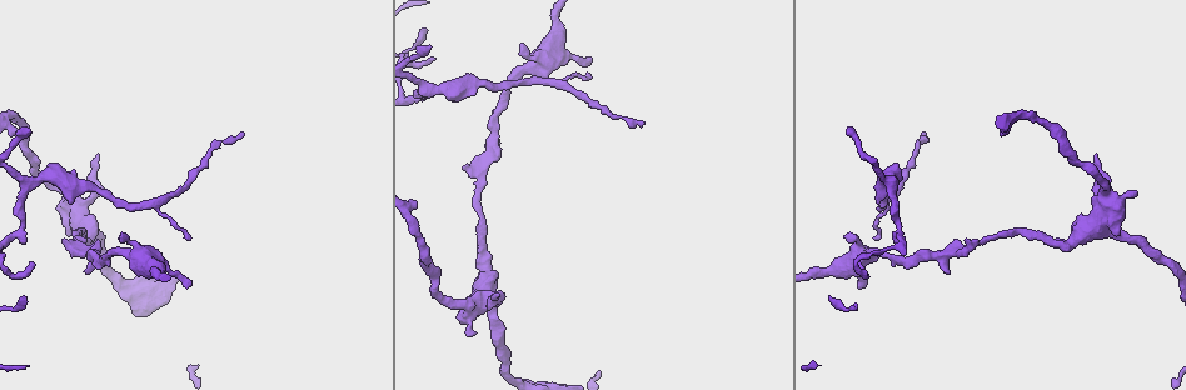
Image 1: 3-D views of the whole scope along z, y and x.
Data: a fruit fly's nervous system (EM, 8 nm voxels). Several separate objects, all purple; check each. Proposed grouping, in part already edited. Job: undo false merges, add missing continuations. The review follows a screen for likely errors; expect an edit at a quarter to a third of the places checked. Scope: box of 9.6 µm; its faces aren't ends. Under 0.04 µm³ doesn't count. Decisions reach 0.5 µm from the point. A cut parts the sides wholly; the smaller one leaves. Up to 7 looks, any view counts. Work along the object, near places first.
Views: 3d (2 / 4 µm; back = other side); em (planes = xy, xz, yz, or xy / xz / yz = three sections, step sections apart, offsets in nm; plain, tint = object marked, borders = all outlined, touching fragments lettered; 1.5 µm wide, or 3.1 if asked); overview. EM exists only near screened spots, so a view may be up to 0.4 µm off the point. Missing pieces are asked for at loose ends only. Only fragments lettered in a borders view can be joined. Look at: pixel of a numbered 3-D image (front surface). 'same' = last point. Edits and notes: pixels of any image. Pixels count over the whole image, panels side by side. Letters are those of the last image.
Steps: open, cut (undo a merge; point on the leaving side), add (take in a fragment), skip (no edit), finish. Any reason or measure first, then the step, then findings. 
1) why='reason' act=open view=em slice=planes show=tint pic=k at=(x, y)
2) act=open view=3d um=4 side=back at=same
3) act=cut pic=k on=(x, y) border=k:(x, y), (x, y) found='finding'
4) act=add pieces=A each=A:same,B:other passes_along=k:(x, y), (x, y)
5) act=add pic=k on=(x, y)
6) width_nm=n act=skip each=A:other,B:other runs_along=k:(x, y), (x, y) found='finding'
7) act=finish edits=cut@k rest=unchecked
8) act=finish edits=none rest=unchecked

act=open view=em slice=xz step=8 show=tint pic=1 at=(860, 288)

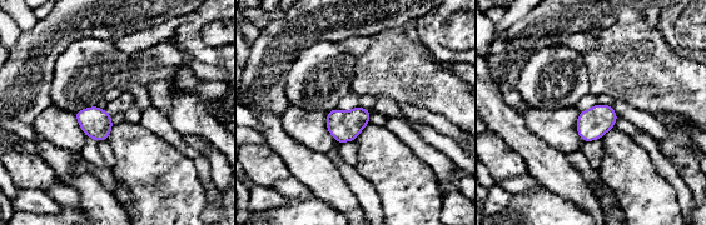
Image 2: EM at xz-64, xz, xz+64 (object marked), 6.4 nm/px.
why='another direction' act=open view=em slice=planes show=borders at=same

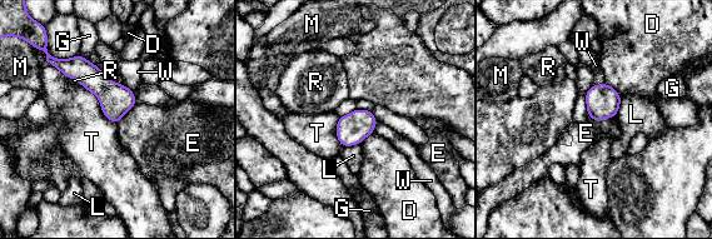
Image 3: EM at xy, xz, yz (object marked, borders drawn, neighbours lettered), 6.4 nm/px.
act=skip each=D:other,E:other,G:other,L:other,M:other,R:other,T:other,W:other border=3:(587, 114), (598, 120), (616, 115) found='none of them fits'

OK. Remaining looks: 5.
why='an open end' act=open view=em slice=planes show=borders pic=1 at=(642, 124)

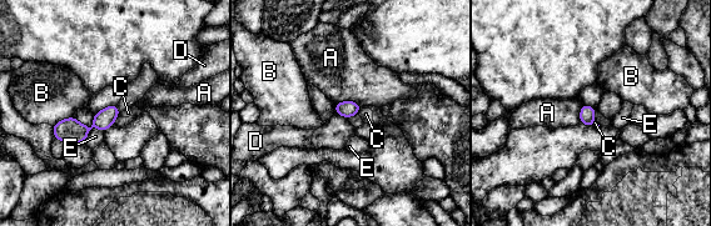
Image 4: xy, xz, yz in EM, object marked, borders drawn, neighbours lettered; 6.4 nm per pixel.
width_nm=100 act=skip each=A:other,B:other,C:other,D:other,E:other runs_along=4:(114, 109), (83, 131), (55, 131) found='no lettered fragment goes on from it'

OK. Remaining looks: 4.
why='thin arm on a thick one' act=open view=em slice=planes show=borders pic=1 at=(428, 90)

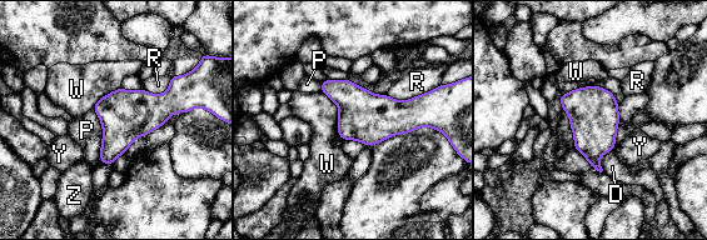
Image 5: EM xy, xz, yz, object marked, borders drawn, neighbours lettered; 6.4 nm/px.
longest_contact=R:360nm act=skip each=D:other,P:other,R:other,W:other,Y:other,Z:other border=5:(91, 109), (101, 125), (99, 161) found='continuous, no second neuron'

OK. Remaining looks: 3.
act=finish edits=none rest=unchecked

